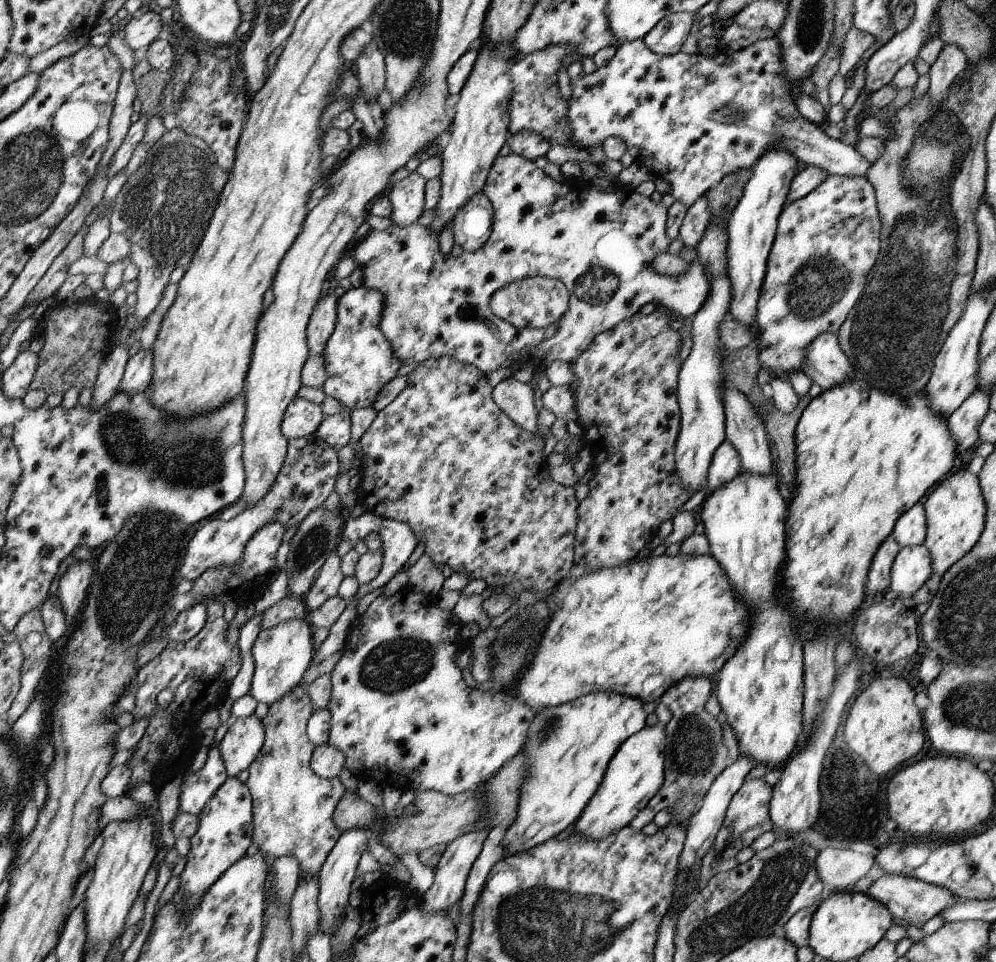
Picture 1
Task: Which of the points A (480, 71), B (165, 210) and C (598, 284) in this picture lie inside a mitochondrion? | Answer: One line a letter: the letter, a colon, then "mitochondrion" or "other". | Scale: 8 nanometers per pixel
A: other
B: mitochondrion
C: mitochondrion

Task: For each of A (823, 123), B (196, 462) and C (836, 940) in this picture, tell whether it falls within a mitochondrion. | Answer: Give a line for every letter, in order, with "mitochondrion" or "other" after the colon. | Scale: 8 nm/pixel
A: other
B: mitochondrion
C: other

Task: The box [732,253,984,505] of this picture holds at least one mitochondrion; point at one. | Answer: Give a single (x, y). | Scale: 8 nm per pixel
(889, 366)

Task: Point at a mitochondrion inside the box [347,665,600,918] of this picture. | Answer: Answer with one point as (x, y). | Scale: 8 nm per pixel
(544, 733)

